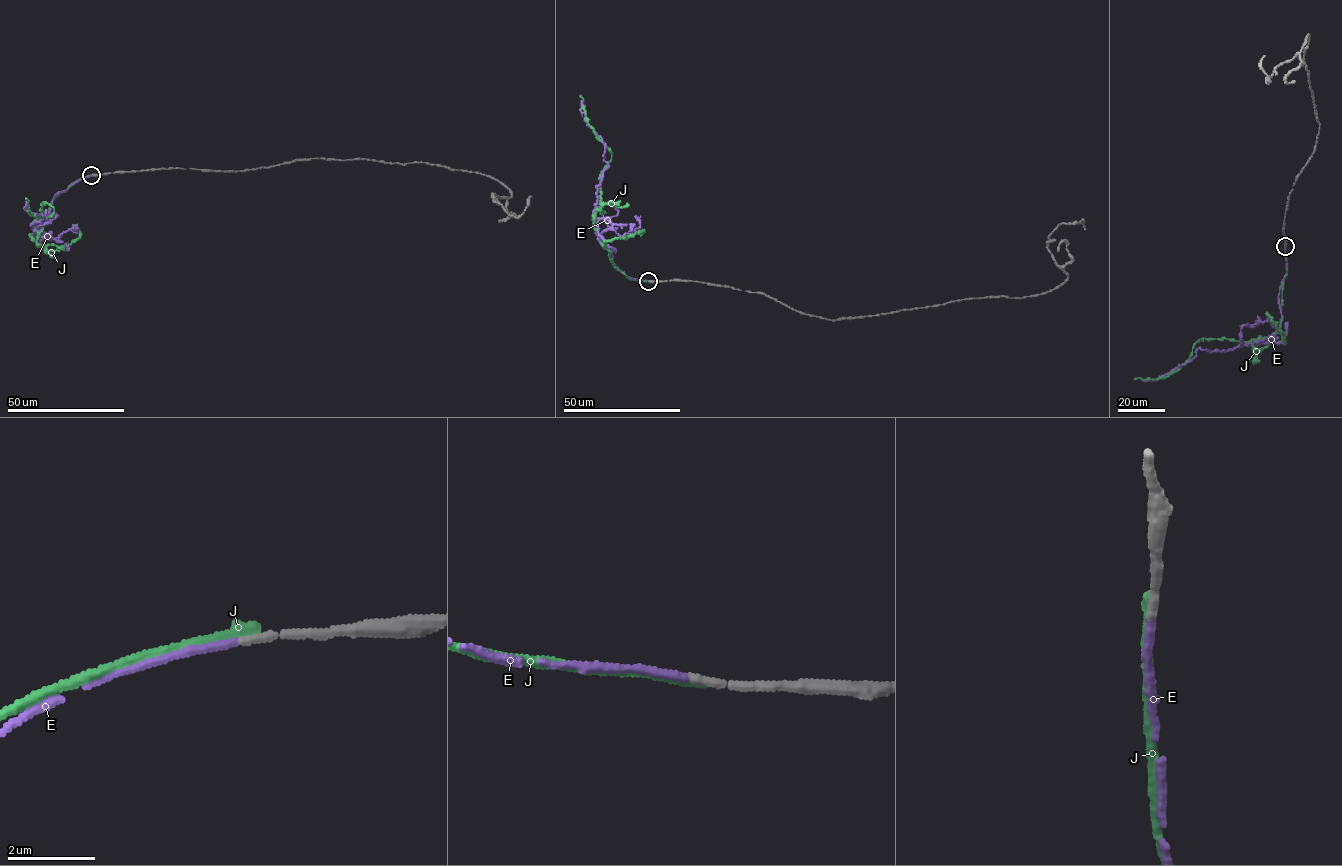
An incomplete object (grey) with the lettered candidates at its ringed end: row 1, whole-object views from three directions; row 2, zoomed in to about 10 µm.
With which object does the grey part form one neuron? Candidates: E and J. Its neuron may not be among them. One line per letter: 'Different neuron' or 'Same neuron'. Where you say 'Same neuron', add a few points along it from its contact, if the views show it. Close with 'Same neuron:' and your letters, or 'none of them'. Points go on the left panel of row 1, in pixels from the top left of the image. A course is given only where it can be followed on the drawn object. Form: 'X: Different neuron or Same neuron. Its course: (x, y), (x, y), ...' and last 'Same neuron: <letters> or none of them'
E: Same neuron. Its course: (91, 175), (56, 195), (48, 221), (34, 229), (31, 224), (50, 214), (24, 209), (27, 202)
J: Different neuron
Same neuron: E

